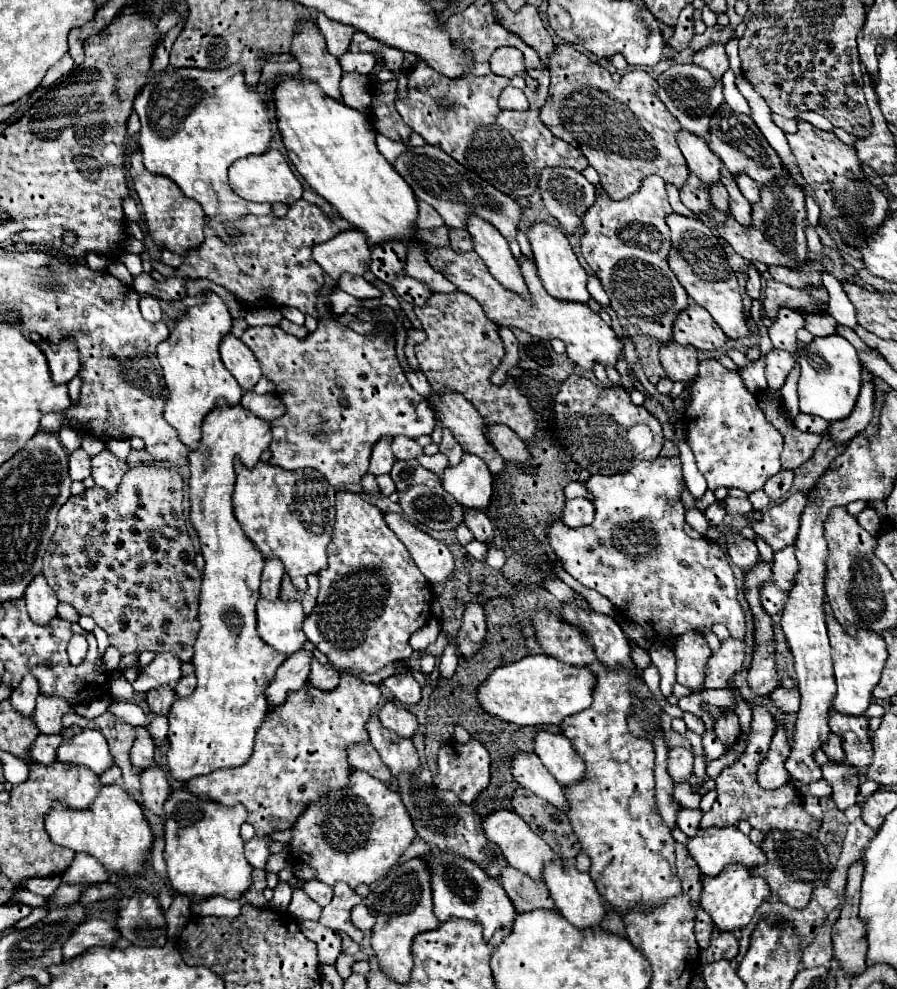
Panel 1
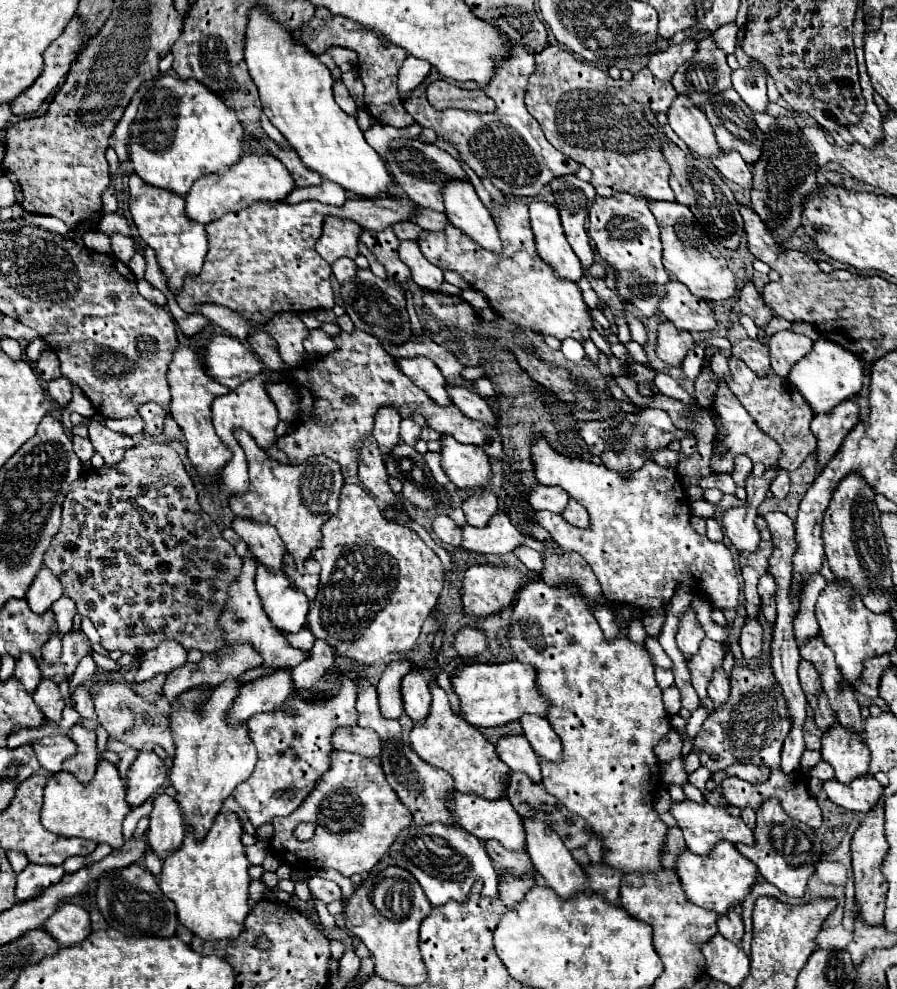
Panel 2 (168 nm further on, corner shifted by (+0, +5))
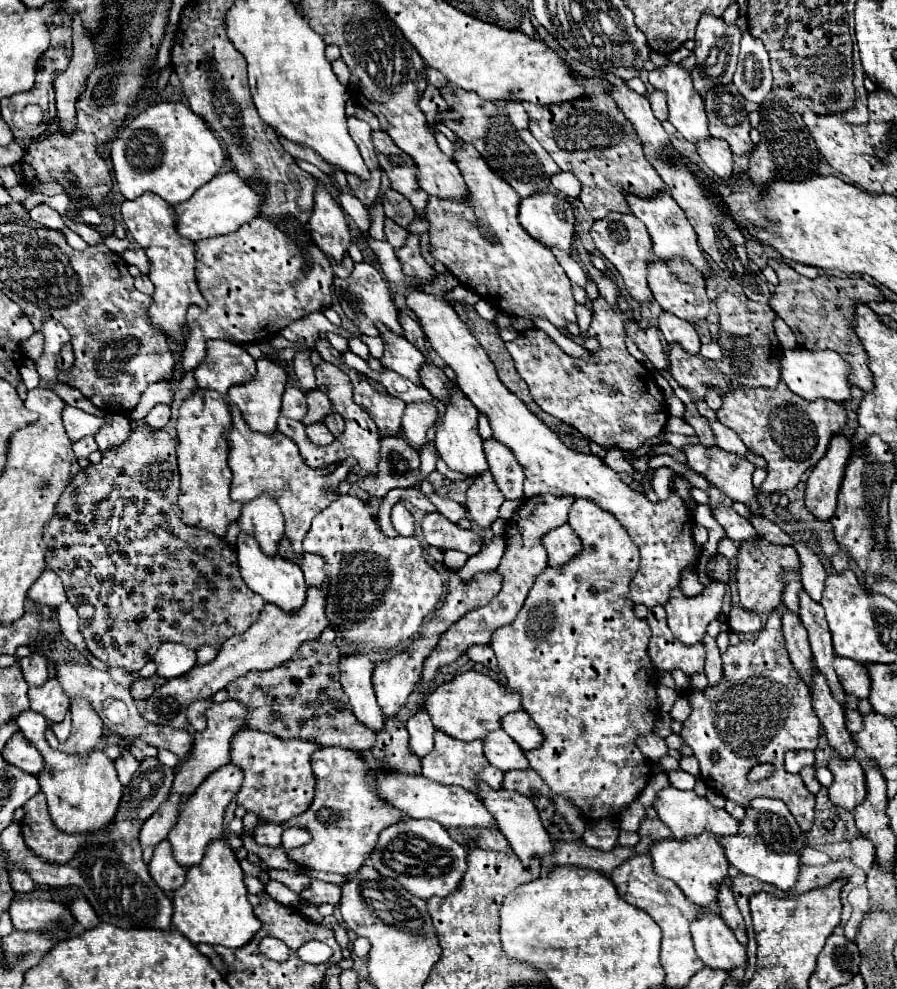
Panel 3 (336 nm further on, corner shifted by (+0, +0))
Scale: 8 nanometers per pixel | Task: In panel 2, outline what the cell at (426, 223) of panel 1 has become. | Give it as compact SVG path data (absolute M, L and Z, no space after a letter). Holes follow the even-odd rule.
M380 196L374 200L346 200L344 206L330 206L318 200L294 206L256 202L248 208L224 214L220 220L208 222L208 254L204 258L202 272L192 278L184 278L182 290L176 292L176 302L184 312L194 312L194 306L202 302L214 302L256 322L264 322L278 312L302 314L332 310L332 270L314 250L324 218L338 216L360 224L364 230L382 232L396 222L414 218L418 208L420 206L416 206L408 196Z

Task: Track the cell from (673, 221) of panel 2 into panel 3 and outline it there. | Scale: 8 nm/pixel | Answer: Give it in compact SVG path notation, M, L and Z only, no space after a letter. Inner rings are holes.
M668 193L654 195L654 199L638 199L638 195L626 195L626 203L630 205L630 211L648 227L648 233L650 233L650 239L652 239L652 249L654 249L654 255L658 259L670 261L672 257L682 255L694 267L698 267L704 275L708 275L708 261L704 259L702 249L698 247L696 233L694 233L692 225L688 223L684 211L680 211L678 203L674 203L674 199Z

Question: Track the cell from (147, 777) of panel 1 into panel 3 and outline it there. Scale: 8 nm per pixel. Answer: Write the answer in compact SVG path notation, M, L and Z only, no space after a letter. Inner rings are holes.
M162 841L162 843L156 845L154 857L152 857L148 869L150 869L150 875L152 875L154 883L156 883L164 893L172 893L172 891L176 891L176 887L182 887L182 885L184 885L186 869L180 867L180 865L174 861L168 841Z

